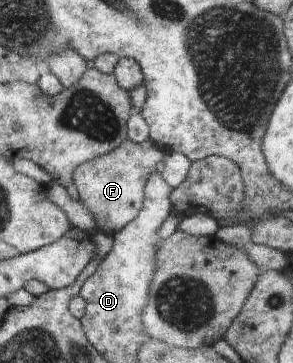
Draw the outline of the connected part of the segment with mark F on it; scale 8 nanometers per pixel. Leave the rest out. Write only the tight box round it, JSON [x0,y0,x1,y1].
[73,138,166,236]

